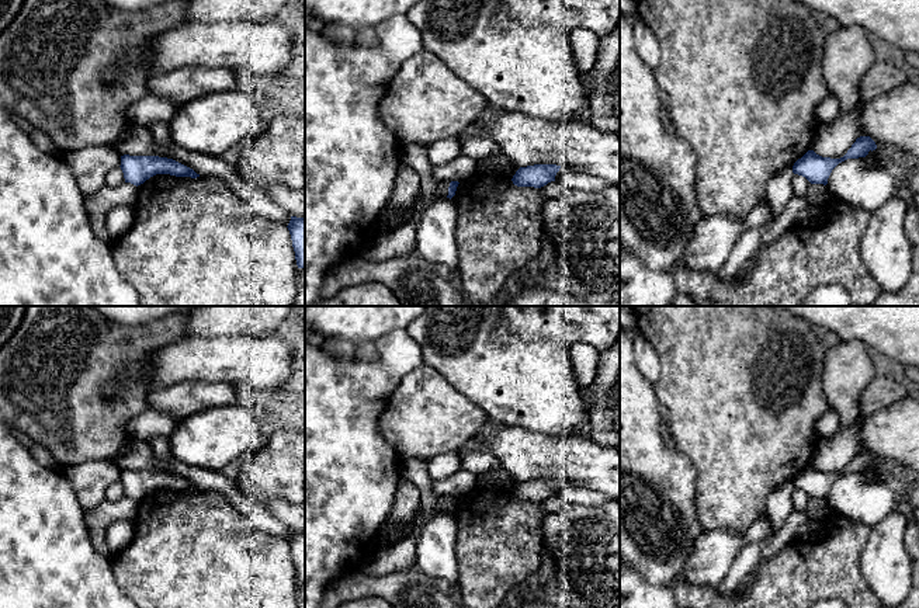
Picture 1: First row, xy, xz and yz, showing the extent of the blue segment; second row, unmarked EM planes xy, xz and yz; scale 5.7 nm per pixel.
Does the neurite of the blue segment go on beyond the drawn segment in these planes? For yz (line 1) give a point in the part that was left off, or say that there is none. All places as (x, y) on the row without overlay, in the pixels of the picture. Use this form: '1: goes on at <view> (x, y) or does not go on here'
1: does not go on here

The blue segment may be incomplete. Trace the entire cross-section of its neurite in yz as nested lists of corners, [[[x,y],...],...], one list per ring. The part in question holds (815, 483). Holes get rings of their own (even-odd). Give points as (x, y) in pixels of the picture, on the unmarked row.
[[[860,451],[840,473],[822,472],[814,465],[808,465],[793,480],[793,487],[805,491],[811,498],[828,498],[832,484],[847,473],[866,472],[875,465],[877,459],[870,451]]]

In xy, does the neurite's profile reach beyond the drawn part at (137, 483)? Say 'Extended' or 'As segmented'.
As segmented

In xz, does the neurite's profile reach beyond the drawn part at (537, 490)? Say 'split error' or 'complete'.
complete

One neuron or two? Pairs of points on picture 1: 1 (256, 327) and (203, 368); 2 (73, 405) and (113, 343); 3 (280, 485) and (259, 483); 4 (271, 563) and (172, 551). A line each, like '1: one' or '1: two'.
1: two
2: one
3: one
4: one

